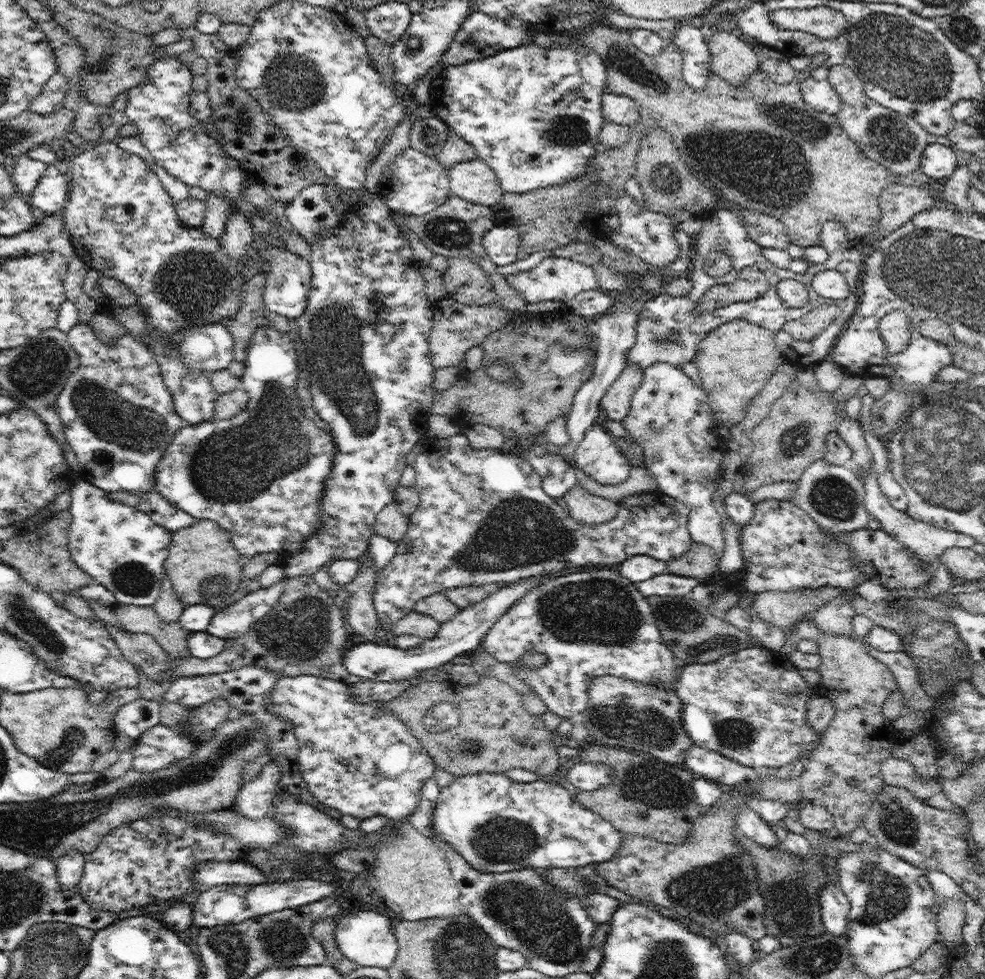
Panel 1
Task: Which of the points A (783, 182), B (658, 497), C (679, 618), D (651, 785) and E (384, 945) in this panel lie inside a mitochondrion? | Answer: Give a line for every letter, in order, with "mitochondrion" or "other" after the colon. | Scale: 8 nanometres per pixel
A: mitochondrion
B: other
C: mitochondrion
D: mitochondrion
E: other

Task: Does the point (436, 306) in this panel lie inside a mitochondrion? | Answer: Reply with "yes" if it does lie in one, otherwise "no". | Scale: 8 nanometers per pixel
no

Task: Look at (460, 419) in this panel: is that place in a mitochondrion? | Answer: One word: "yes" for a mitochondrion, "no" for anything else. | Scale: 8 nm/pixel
no

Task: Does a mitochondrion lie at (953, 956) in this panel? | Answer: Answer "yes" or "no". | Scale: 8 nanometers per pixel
no

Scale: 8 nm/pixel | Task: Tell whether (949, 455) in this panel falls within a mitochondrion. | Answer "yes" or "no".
yes

